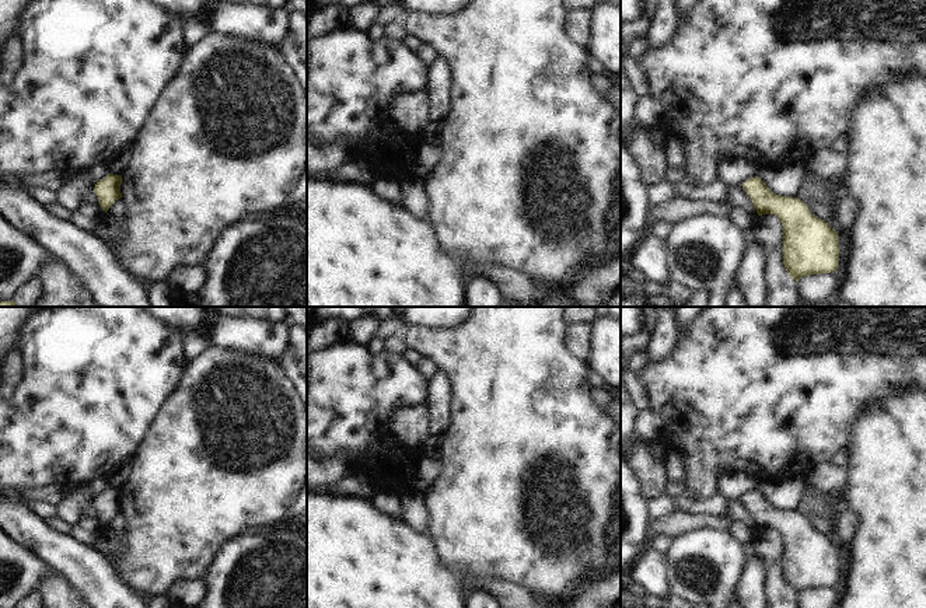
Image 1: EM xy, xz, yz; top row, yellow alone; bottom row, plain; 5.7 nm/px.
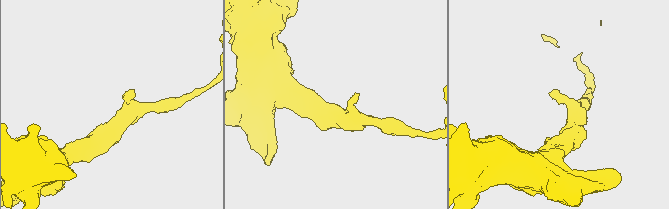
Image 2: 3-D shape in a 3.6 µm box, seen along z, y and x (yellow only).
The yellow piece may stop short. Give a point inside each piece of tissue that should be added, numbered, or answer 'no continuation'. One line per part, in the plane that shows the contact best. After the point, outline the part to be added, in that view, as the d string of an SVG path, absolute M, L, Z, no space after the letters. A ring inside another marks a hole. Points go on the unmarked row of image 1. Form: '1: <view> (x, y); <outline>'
no continuation

